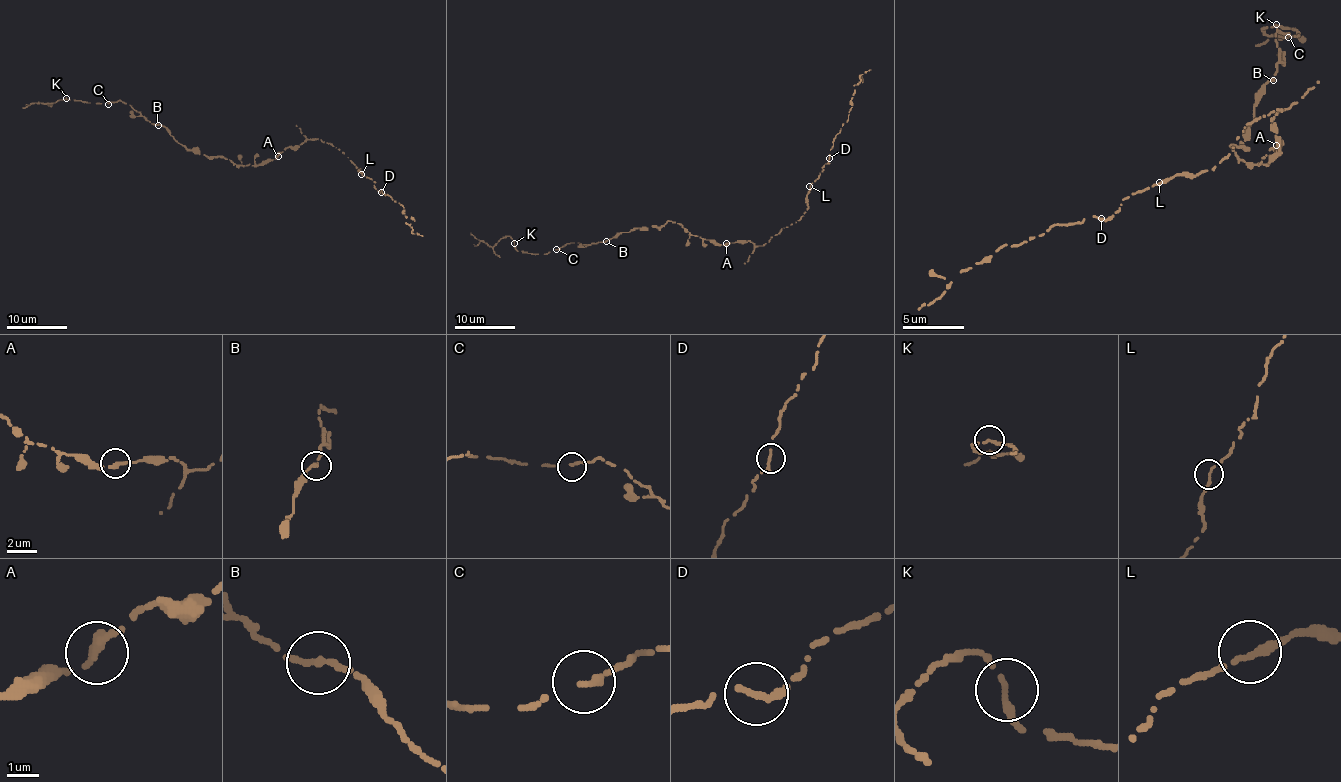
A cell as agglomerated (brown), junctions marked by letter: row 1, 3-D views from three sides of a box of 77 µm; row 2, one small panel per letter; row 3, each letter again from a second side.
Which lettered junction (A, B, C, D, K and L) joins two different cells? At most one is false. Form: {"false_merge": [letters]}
{"false_merge": []}

